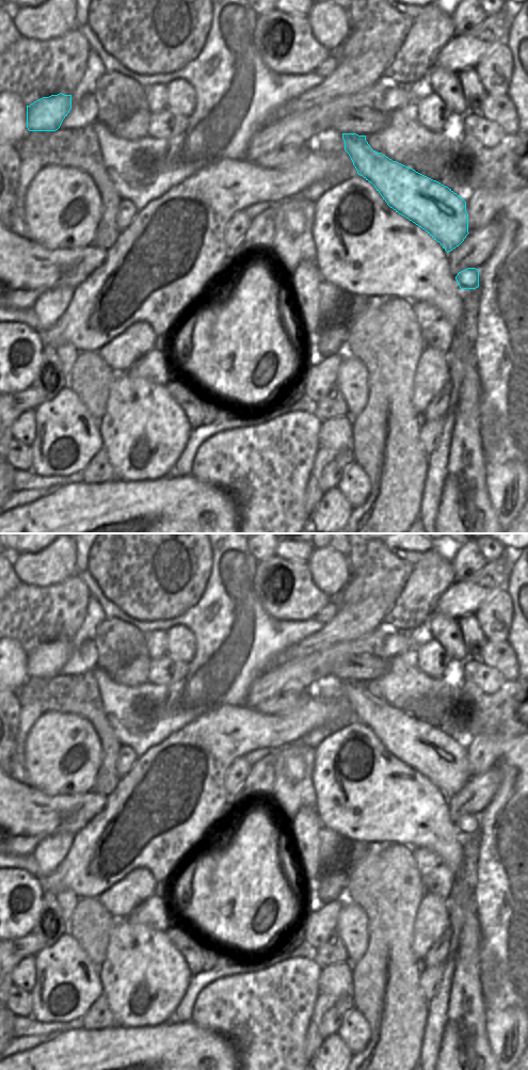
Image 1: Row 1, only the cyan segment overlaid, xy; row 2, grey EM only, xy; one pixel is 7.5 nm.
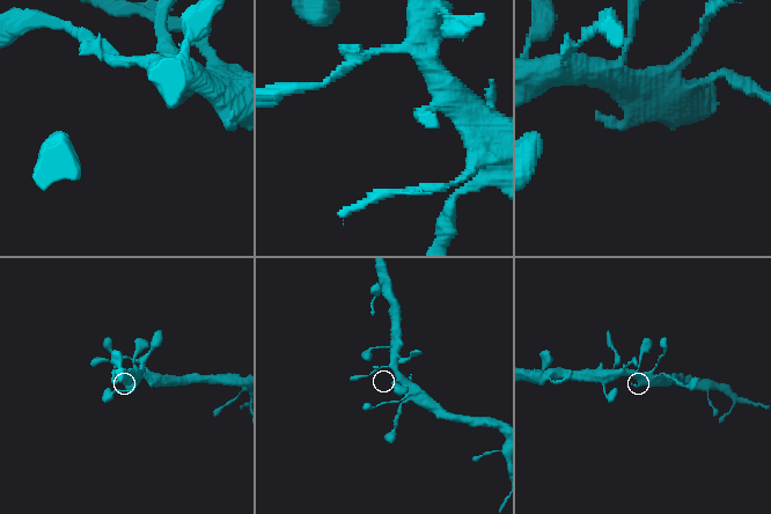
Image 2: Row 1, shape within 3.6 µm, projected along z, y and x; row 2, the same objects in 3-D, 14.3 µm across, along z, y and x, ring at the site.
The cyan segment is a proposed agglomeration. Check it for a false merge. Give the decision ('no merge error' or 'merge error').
no merge error

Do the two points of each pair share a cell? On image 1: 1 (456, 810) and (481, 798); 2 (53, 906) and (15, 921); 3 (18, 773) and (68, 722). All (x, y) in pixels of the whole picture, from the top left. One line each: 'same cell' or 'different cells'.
1: same cell
2: different cells
3: different cells

